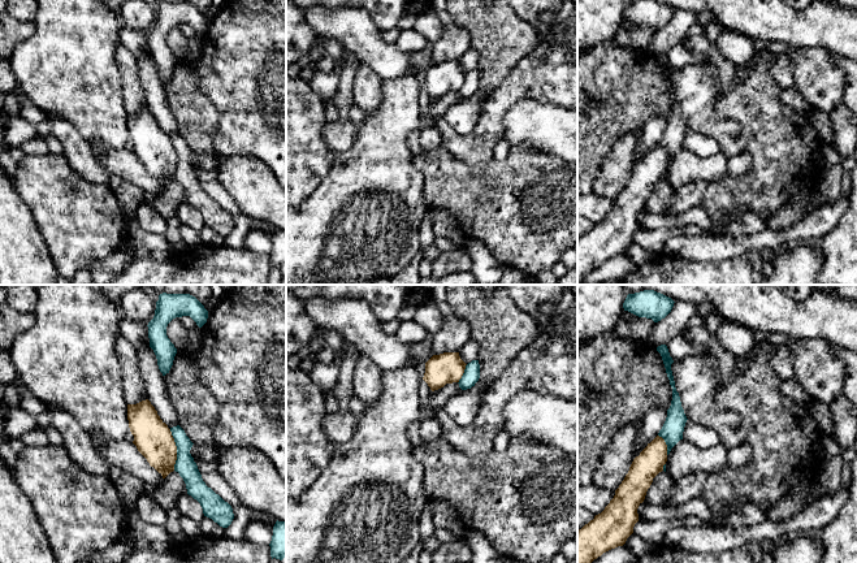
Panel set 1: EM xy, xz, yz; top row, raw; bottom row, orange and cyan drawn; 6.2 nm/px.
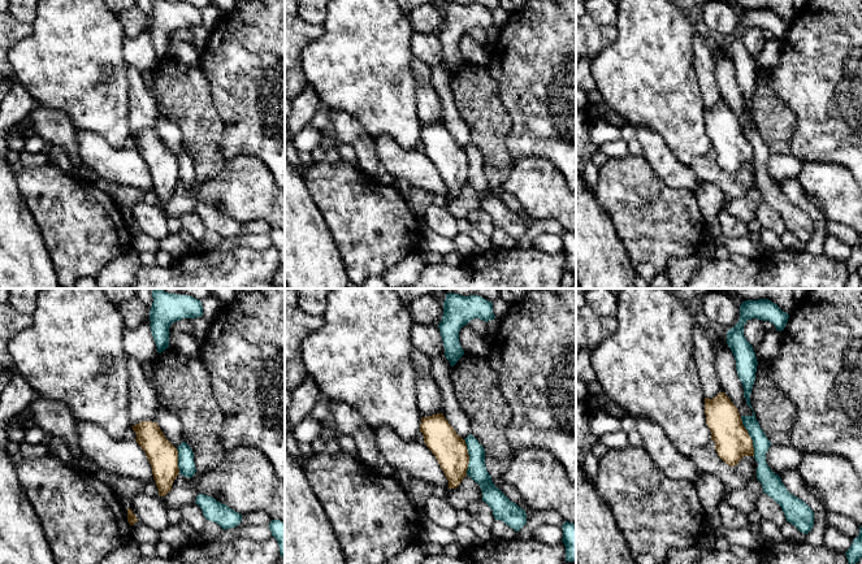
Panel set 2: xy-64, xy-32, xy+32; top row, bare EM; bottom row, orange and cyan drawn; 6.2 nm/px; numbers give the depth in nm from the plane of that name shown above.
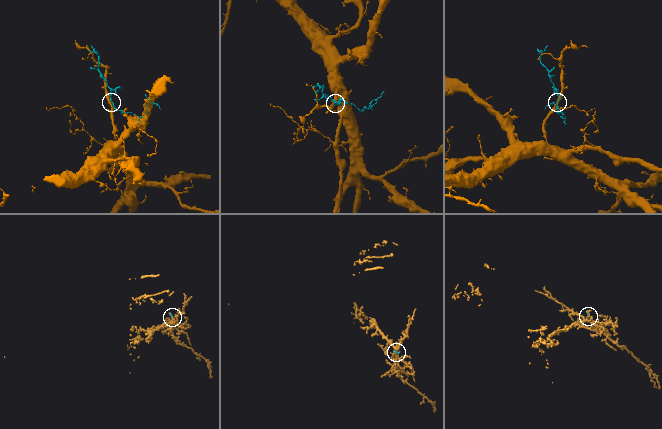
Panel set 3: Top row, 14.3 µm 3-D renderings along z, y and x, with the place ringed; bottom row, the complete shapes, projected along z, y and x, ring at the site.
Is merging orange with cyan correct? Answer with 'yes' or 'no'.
no

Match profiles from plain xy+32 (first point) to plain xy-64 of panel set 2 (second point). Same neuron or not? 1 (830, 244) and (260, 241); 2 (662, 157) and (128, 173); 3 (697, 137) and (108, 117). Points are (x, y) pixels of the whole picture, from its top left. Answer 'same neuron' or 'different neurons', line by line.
1: same neuron
2: different neurons
3: same neuron

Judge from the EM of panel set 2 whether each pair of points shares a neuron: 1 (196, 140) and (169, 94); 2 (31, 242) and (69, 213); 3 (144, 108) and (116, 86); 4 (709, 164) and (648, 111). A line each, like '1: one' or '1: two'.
1: one
2: two
3: two
4: two

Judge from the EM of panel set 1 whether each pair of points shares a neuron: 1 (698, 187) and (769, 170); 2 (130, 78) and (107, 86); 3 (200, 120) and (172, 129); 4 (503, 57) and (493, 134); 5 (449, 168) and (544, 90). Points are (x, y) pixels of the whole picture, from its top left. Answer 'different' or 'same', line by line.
1: different
2: different
3: different
4: different
5: different

